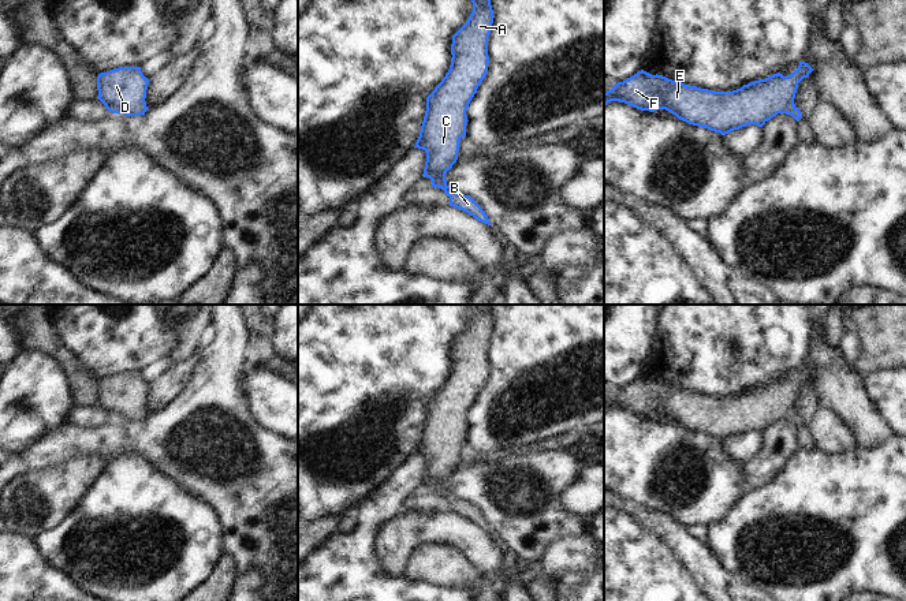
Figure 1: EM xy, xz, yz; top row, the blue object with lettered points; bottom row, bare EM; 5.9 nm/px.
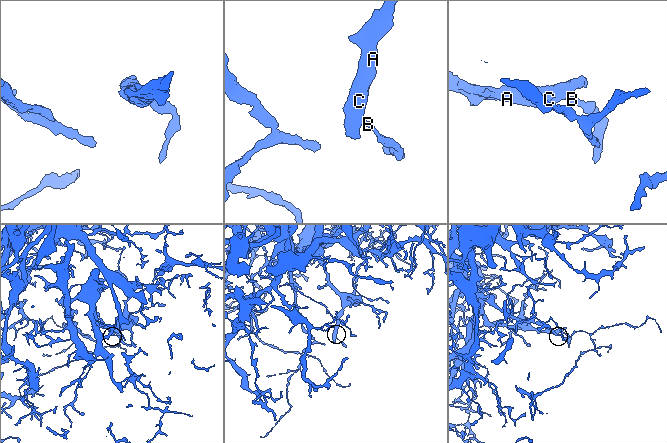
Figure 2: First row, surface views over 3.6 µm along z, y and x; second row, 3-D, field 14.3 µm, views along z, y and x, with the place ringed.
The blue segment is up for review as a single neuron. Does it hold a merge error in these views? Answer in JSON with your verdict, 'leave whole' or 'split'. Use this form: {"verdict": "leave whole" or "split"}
{"verdict": "leave whole"}

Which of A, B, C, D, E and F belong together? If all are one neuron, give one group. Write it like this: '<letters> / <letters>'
A B C D E F

